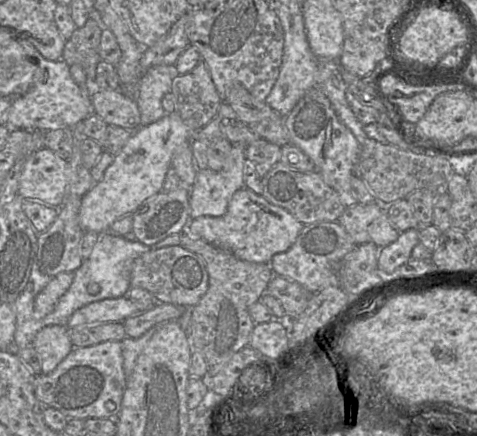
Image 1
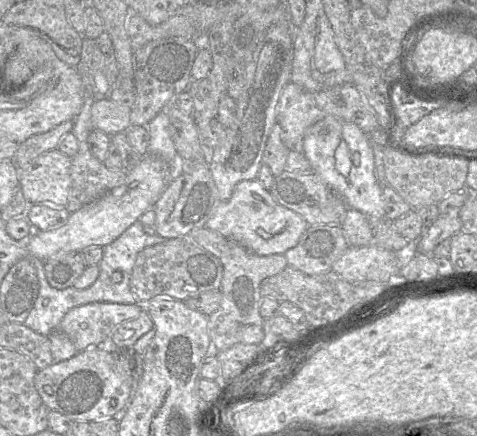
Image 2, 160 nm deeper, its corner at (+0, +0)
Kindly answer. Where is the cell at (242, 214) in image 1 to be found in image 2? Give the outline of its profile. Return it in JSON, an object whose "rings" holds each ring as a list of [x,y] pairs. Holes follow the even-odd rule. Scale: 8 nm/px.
{"rings":[[[257,180],[239,182],[227,201],[211,210],[205,227],[241,244],[261,256],[284,254],[295,247],[309,224],[298,213],[278,203],[269,190]]]}

